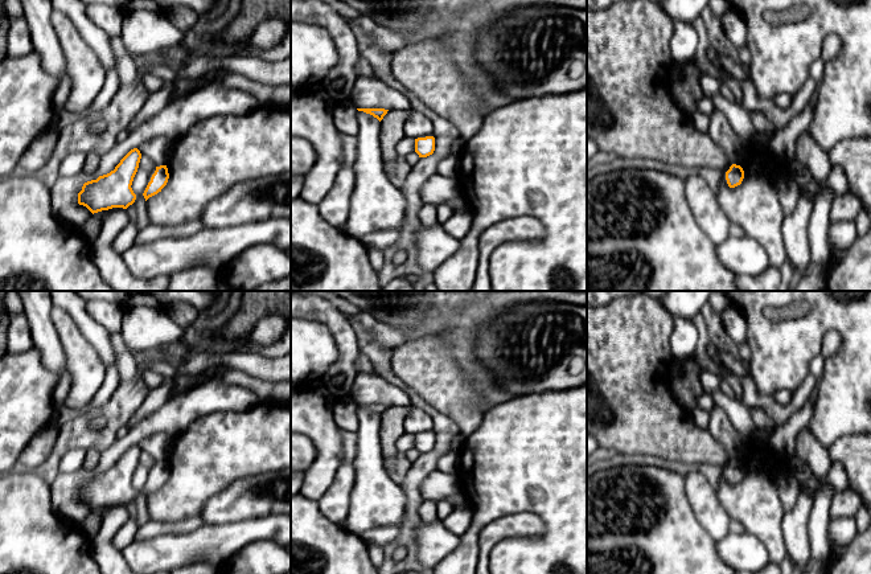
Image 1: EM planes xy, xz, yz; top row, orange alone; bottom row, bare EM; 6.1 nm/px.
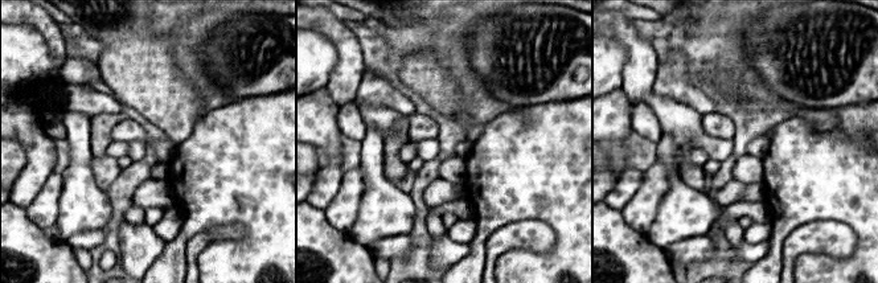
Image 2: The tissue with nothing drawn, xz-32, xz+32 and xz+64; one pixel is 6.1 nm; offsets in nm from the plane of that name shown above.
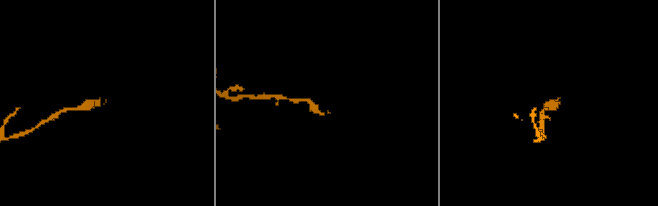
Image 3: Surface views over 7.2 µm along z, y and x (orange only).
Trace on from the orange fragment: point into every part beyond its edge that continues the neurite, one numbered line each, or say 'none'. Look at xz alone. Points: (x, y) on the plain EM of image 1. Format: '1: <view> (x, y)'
none

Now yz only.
none

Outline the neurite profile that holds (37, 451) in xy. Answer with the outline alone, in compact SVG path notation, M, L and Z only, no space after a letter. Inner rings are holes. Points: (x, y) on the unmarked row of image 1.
M49 425L24 448L19 458L19 468L24 471L36 471L52 454L56 446L58 427Z

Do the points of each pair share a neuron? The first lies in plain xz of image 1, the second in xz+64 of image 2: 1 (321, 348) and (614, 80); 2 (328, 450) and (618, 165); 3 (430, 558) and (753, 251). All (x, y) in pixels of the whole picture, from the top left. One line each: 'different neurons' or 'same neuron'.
1: same neuron
2: different neurons
3: same neuron

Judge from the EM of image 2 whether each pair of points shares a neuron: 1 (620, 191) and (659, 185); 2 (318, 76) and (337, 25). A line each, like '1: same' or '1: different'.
1: different
2: different

